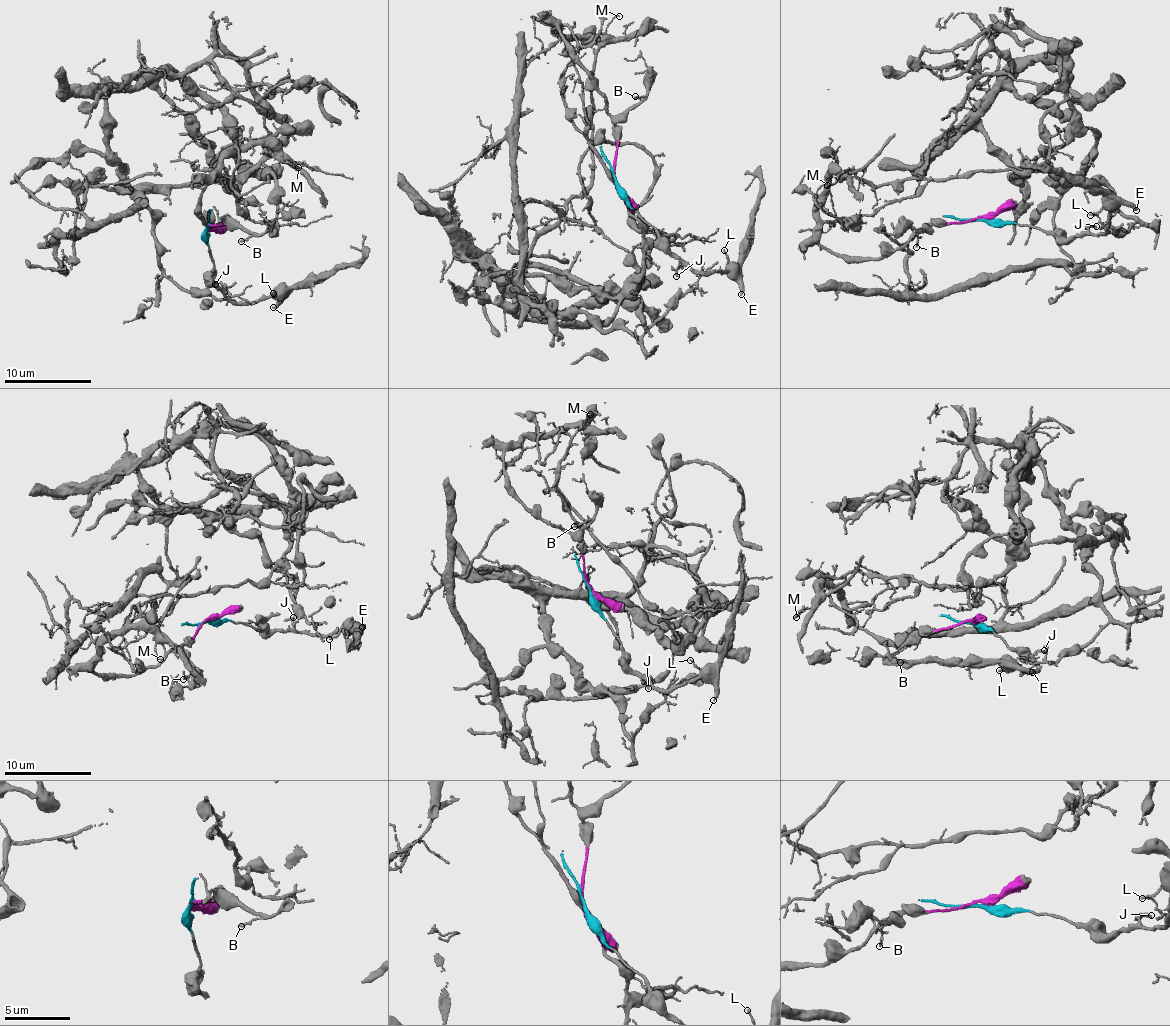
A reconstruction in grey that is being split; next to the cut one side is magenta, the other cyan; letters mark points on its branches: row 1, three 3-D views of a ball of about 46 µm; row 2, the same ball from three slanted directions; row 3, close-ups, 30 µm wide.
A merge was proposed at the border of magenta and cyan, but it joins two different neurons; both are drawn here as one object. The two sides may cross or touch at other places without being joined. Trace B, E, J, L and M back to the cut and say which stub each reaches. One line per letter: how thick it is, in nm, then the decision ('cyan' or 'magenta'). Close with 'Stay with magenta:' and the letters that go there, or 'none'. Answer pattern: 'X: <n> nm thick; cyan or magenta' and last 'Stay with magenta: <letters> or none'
B: 170 nm thick; magenta
E: 320 nm thick; cyan
J: 130 nm thick; cyan
L: 160 nm thick; cyan
M: 90 nm thick; magenta
Stay with magenta: B, M

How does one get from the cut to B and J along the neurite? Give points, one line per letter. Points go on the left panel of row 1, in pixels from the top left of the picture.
B: (208, 226), (229, 218), (254, 235), (240, 242)
J: (208, 226), (202, 233), (214, 267), (209, 272), (211, 281), (222, 286), (215, 284)

